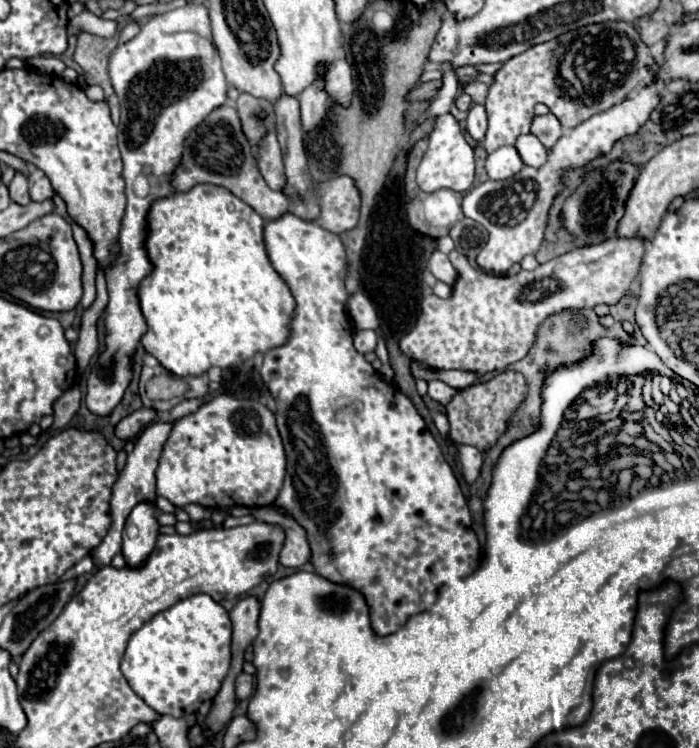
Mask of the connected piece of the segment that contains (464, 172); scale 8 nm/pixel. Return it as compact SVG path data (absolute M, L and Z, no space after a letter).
M441 114L435 118L433 130L429 134L429 146L416 172L416 182L423 192L435 192L441 188L449 188L455 192L465 192L471 188L475 178L475 162L473 148L467 144L463 136L461 124L453 114Z

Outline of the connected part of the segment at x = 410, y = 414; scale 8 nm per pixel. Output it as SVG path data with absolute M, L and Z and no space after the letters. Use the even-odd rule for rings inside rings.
M289 212L283 218L271 220L271 222L265 224L265 246L267 246L267 254L269 254L269 260L273 264L273 268L287 282L287 286L291 288L291 294L293 294L293 298L297 302L295 318L291 322L291 336L289 336L287 344L265 352L263 366L259 370L259 374L263 378L263 384L267 386L269 394L277 402L277 412L275 412L277 428L279 428L279 434L283 438L283 446L285 446L285 454L287 454L287 476L285 476L285 484L283 484L275 504L287 508L293 514L293 518L309 532L311 562L315 566L315 572L325 576L327 580L333 580L333 582L339 582L339 584L353 584L353 588L361 590L365 594L369 610L371 610L373 630L377 634L385 636L385 634L395 632L397 628L401 628L401 624L405 624L405 620L413 612L419 612L421 608L429 608L429 604L433 604L433 600L437 598L437 588L447 578L451 578L455 574L469 576L477 568L477 564L481 560L481 548L479 548L475 532L471 530L469 508L467 508L465 496L463 496L463 492L459 488L459 482L453 476L451 466L445 462L439 444L435 442L435 438L427 430L425 420L419 416L419 412L415 410L411 400L405 394L401 394L397 388L389 386L389 382L385 382L377 374L377 370L363 358L363 354L359 354L353 348L353 338L351 338L353 336L353 324L349 322L349 318L345 314L347 260L345 260L345 248L343 248L343 242L339 240L339 236L325 230L325 228L321 228L315 222L301 220L299 216L293 216ZM355 400L361 402L361 410L351 408L351 402L355 402Z

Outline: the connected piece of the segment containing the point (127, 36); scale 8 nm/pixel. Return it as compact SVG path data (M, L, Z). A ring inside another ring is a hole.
M131 20L131 22L127 22L127 24L123 26L123 30L119 32L119 44L123 44L123 42L127 42L127 40L131 40L133 36L137 36L137 32L139 32L139 24L137 24L135 20Z

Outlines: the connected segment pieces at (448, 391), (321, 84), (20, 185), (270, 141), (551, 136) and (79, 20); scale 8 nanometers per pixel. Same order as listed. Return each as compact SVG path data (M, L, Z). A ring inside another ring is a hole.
M429 380L429 396L435 400L435 402L439 402L439 404L449 404L451 402L451 398L457 394L457 390L455 388L451 388L449 384L445 384L445 382L441 382L441 380Z
M317 64L317 78L297 98L301 102L301 122L305 130L313 130L329 108L329 96L325 92L325 64Z
M15 172L13 180L9 184L9 194L11 194L13 202L19 202L19 204L29 204L31 202L29 188L27 188L27 176L25 174Z
M273 132L269 136L265 136L265 140L261 142L257 166L259 166L259 172L263 174L265 182L269 184L269 188L283 192L287 178L285 178L285 166L283 166L279 142L277 142L277 136Z
M551 112L543 114L543 116L533 116L531 134L535 134L545 148L553 148L561 136L561 124L559 124L557 116Z
M83 12L75 18L71 18L69 24L69 34L77 36L81 32L89 32L95 36L103 36L103 38L111 38L117 32L117 22L113 20L103 20L99 16L95 16L93 12Z

